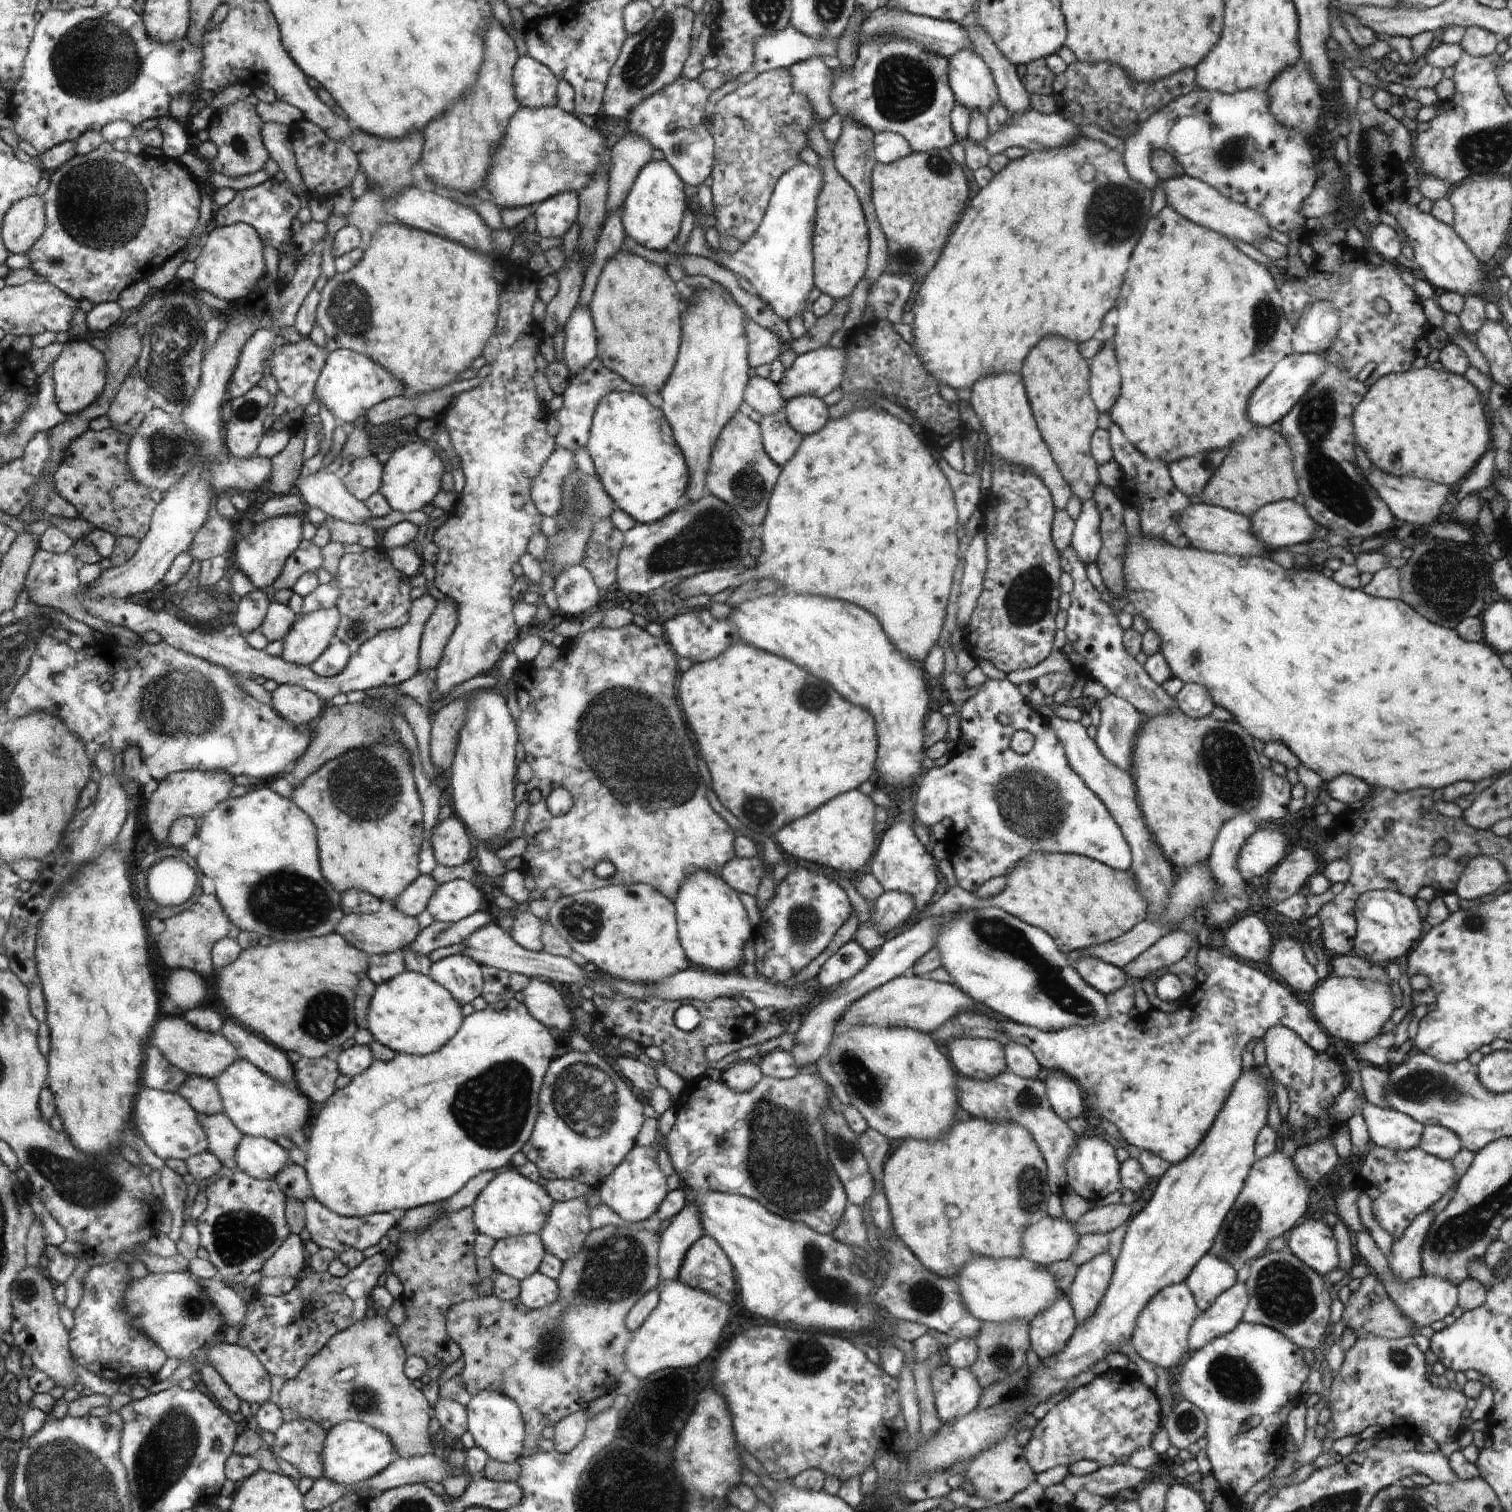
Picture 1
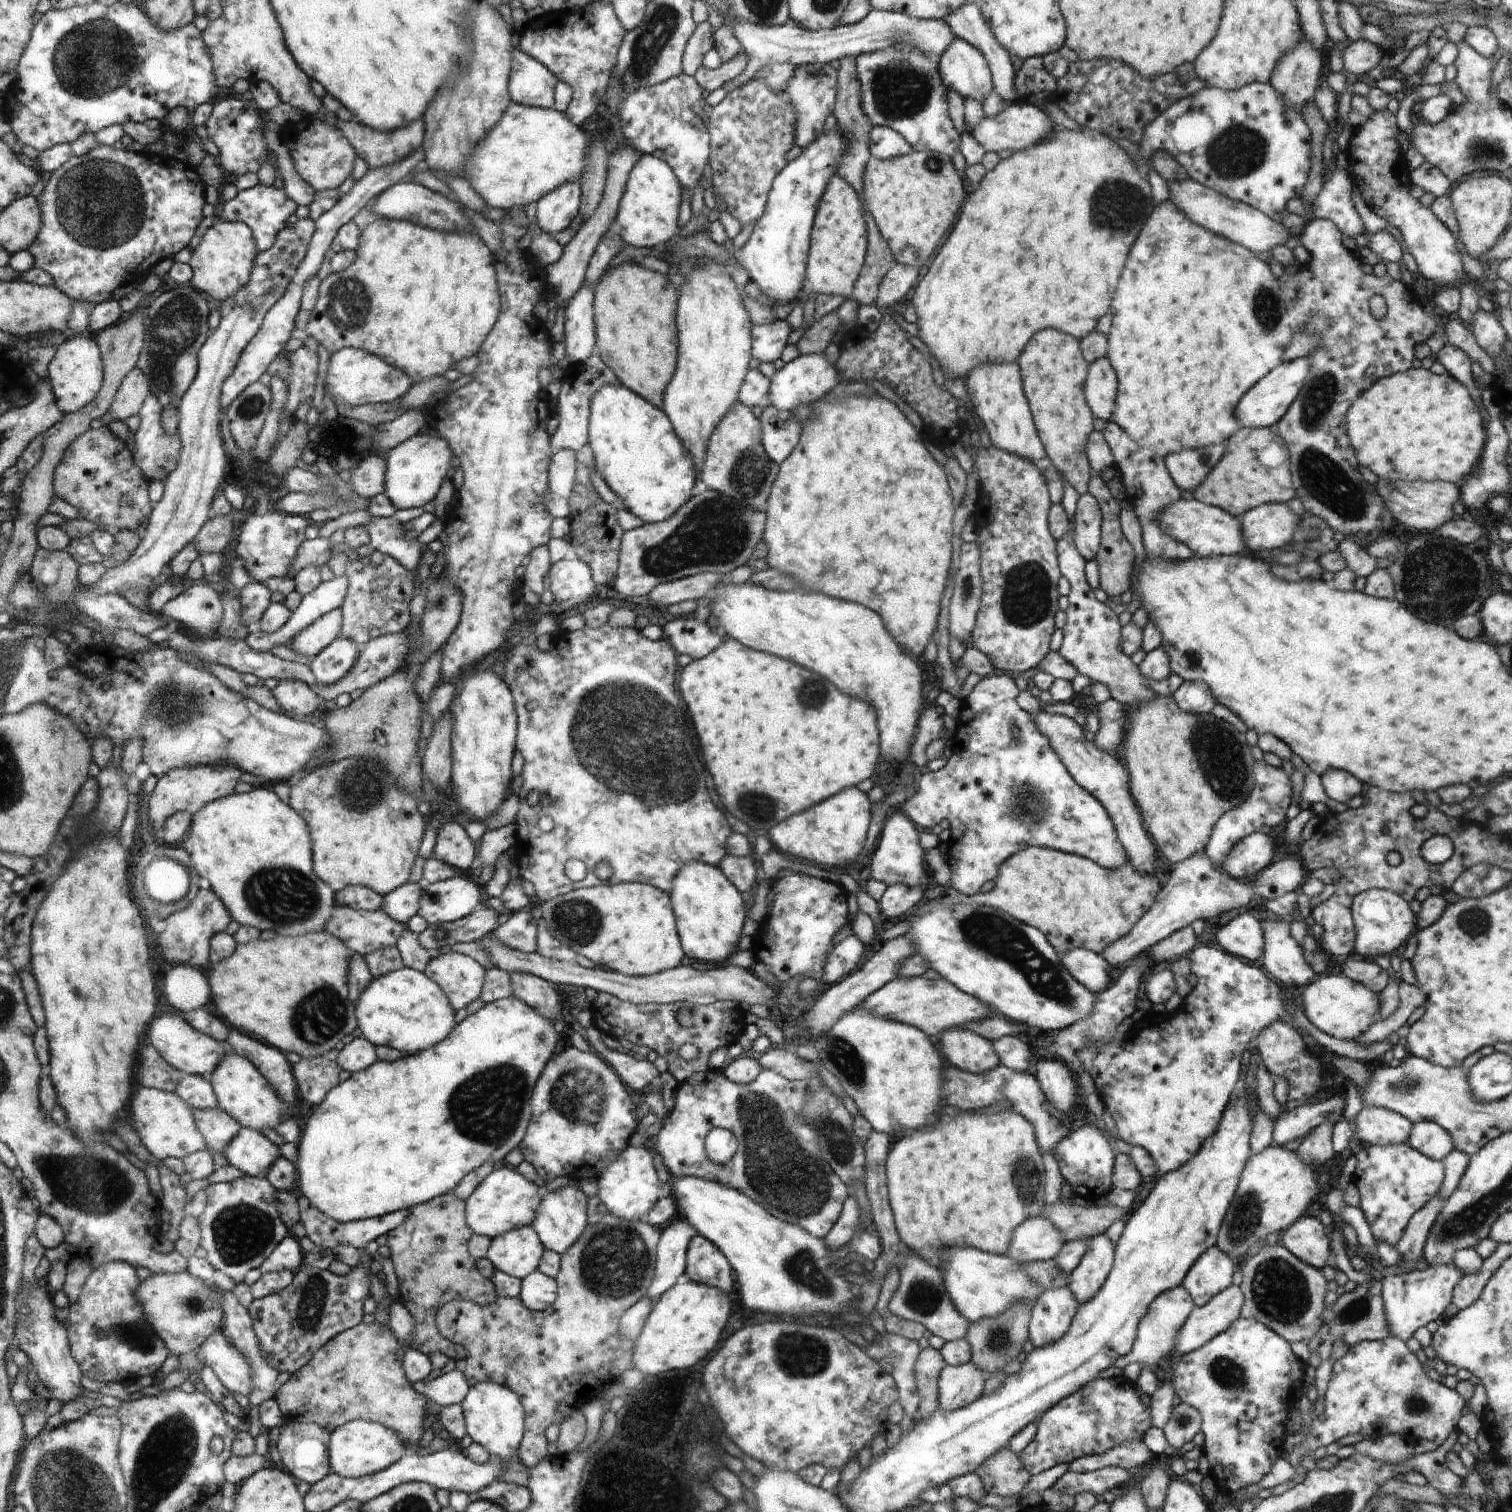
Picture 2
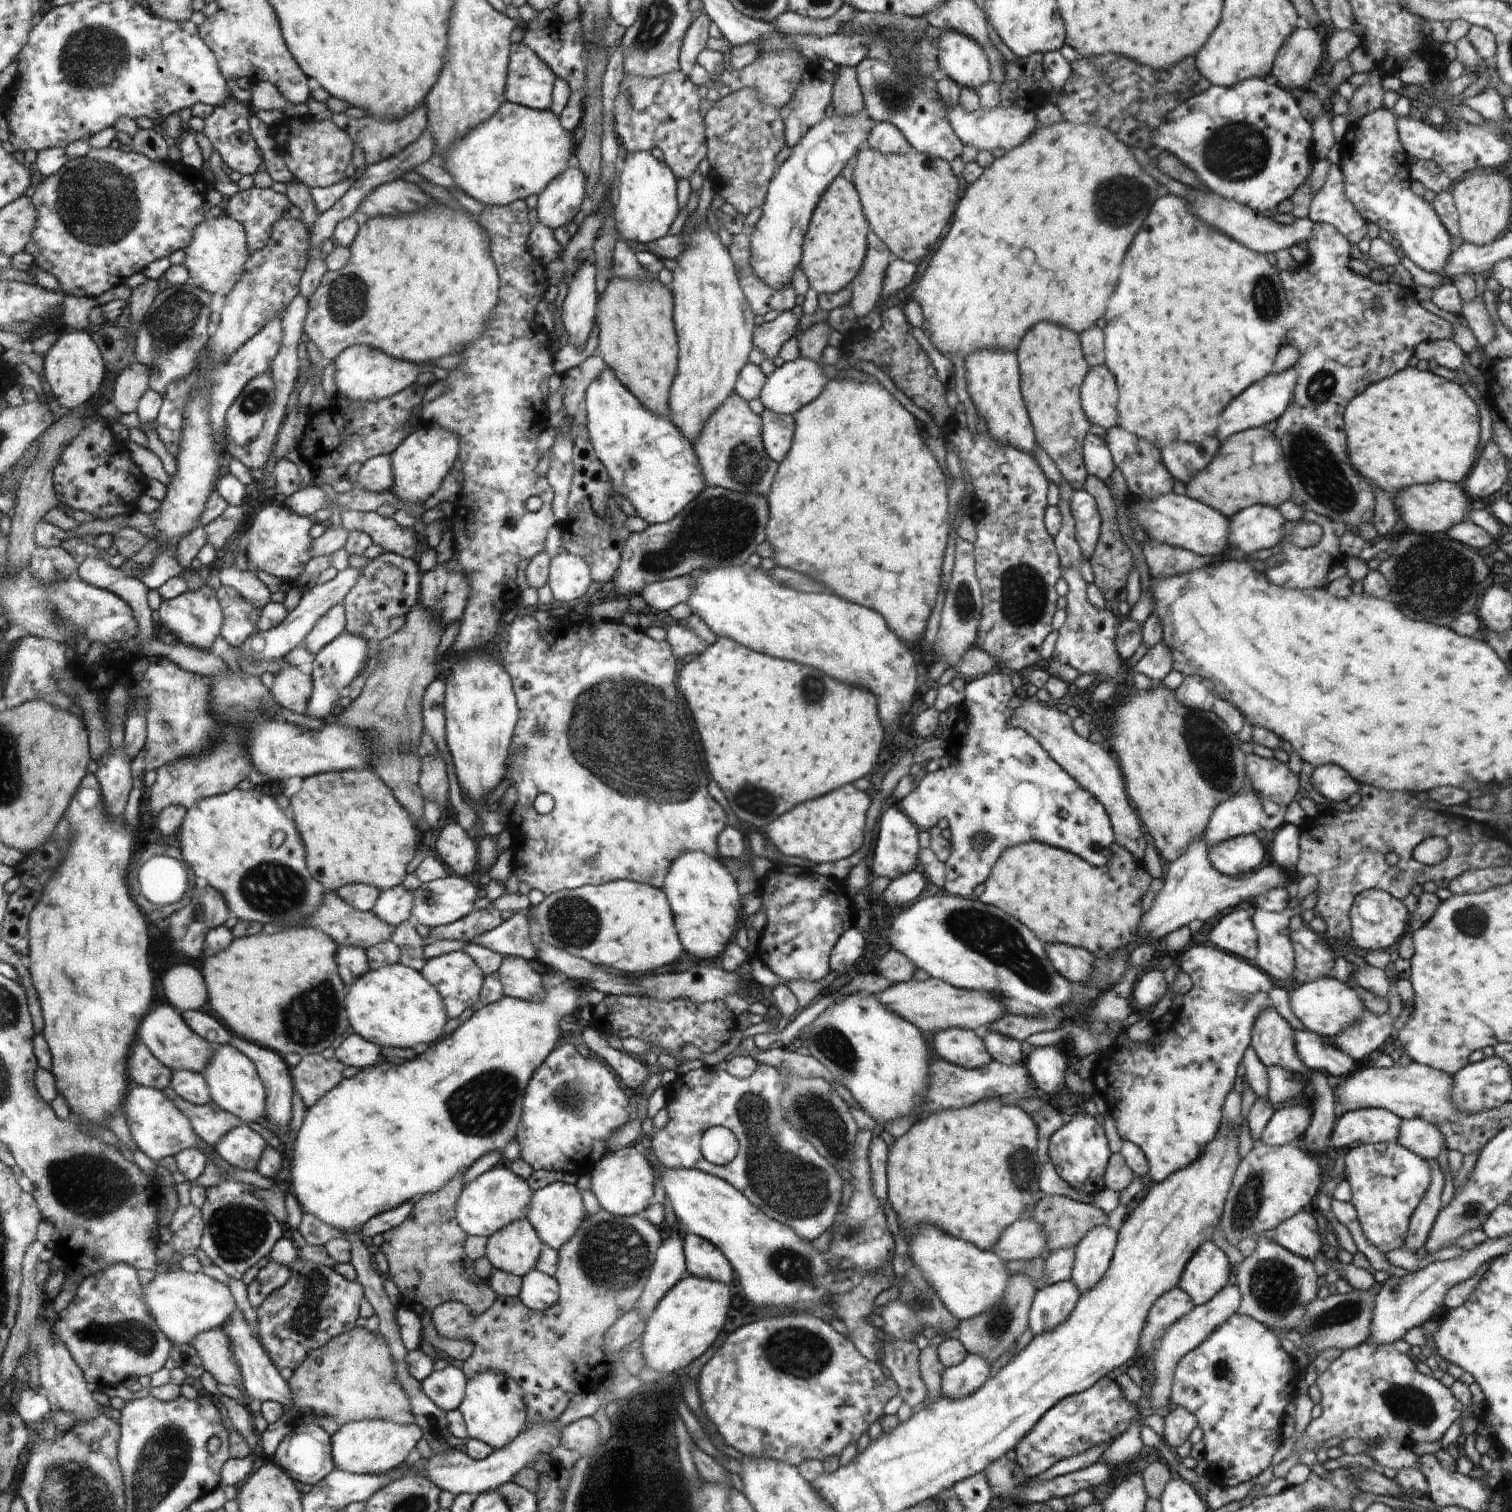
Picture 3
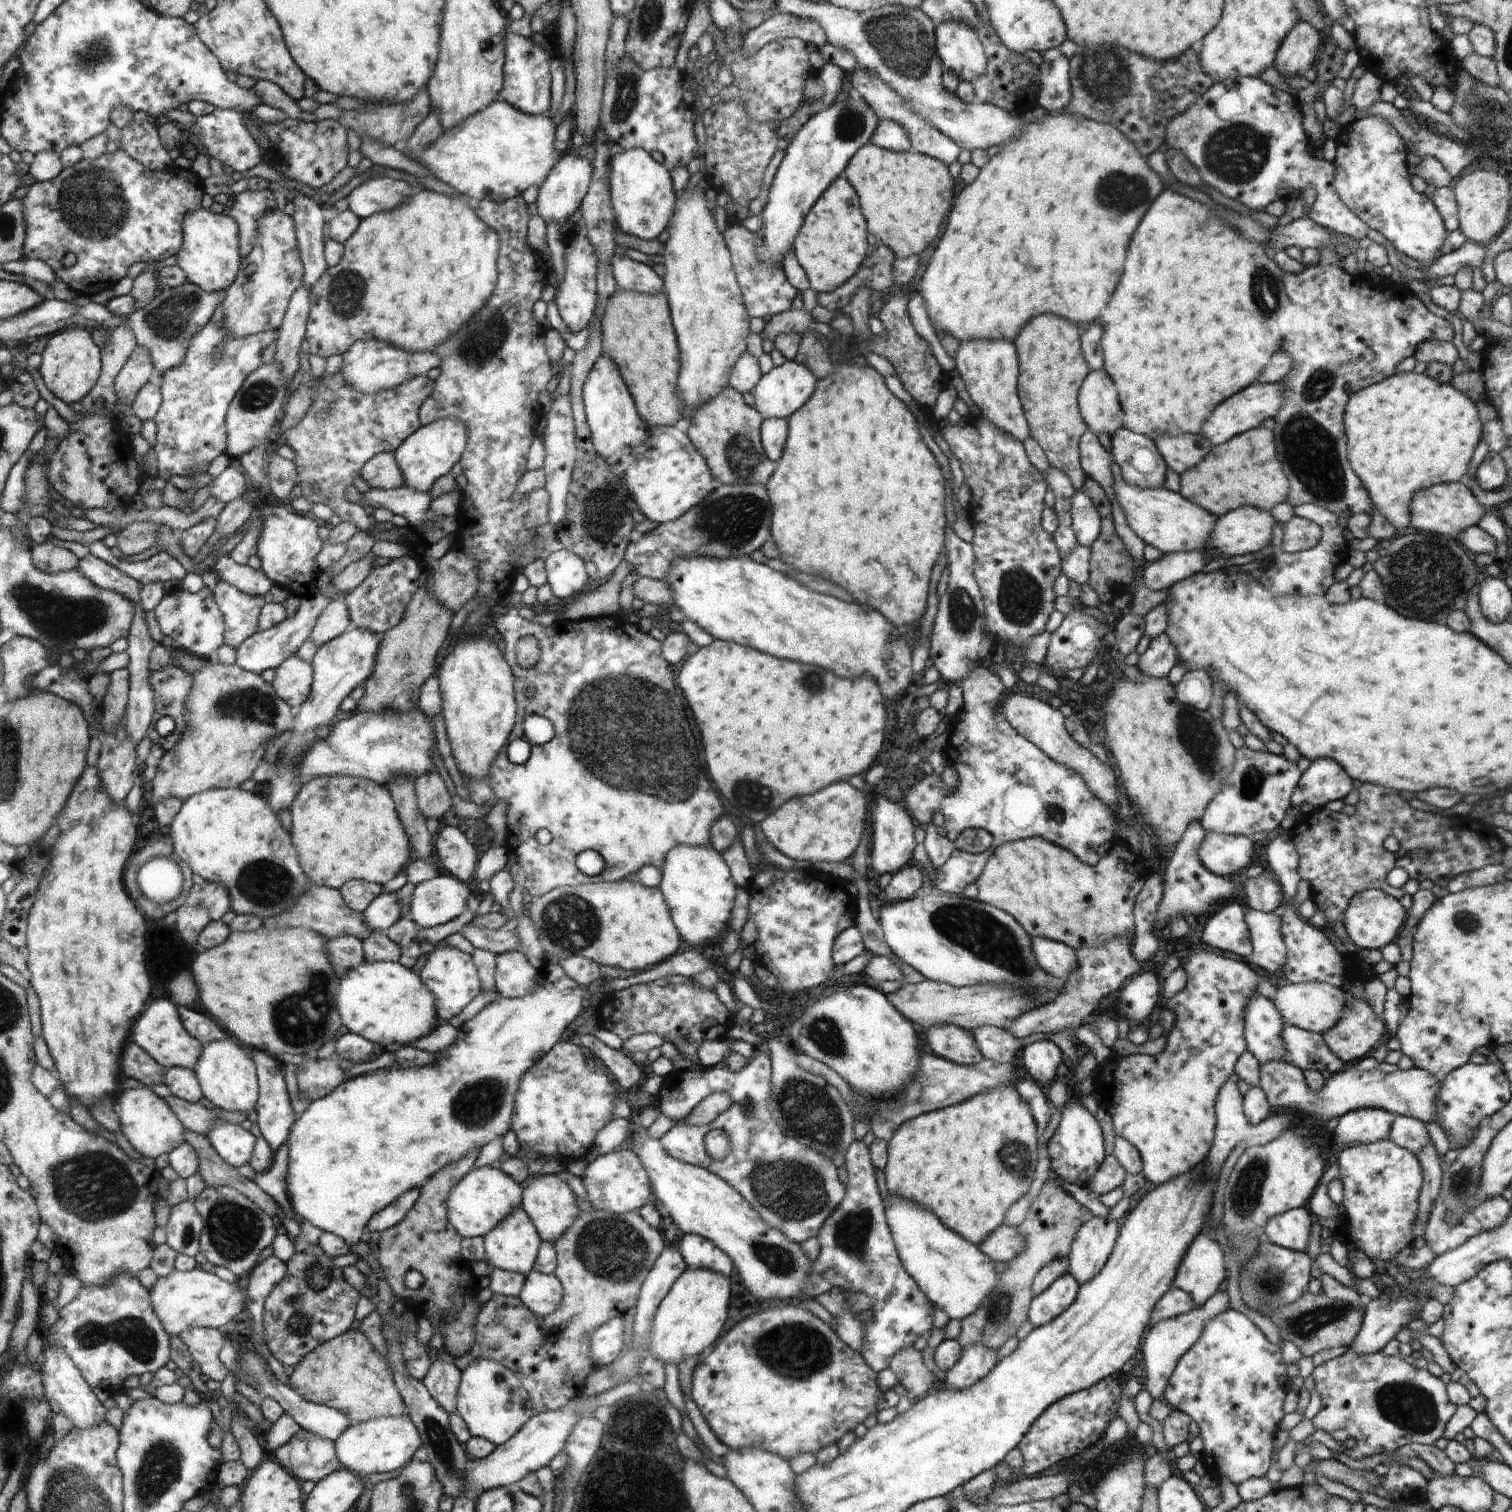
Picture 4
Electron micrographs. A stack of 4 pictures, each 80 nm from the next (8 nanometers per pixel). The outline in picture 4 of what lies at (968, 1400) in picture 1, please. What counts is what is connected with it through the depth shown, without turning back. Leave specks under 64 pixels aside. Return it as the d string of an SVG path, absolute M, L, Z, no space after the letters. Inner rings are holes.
M972 1344L962 1348L958 1362L945 1372L944 1384L952 1390L964 1390L978 1383L995 1368L998 1351L984 1344Z

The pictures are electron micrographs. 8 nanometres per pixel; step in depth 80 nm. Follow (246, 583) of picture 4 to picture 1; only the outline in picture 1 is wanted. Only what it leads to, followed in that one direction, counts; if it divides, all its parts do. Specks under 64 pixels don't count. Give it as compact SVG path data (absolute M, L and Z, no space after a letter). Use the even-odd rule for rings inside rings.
M255 589L237 603L233 623L245 635L259 628L269 609L270 602L266 593L262 589Z

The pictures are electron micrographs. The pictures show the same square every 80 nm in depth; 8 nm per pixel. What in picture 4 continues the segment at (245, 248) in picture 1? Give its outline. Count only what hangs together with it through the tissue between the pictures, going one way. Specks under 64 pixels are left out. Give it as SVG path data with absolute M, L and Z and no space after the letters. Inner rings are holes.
M208 208L190 212L183 223L183 248L176 257L176 264L186 274L189 283L206 292L226 291L235 283L242 267L236 222L230 216L212 214Z

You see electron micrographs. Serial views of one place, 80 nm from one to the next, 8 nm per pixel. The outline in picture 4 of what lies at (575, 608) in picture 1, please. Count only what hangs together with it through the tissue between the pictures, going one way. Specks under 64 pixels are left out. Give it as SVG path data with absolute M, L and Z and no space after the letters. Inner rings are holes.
M562 548L556 552L545 553L543 559L547 584L554 597L564 600L582 591L589 579L586 562L582 558Z

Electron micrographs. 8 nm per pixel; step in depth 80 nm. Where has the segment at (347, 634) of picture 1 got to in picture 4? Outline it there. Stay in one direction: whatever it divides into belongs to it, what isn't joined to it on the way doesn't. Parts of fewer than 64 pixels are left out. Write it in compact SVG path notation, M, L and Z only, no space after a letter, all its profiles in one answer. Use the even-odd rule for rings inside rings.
M408 555L394 558L384 566L375 566L364 578L364 582L350 591L344 599L348 609L351 610L351 627L376 632L378 638L381 638L402 620L404 608L418 588L420 573L418 562Z

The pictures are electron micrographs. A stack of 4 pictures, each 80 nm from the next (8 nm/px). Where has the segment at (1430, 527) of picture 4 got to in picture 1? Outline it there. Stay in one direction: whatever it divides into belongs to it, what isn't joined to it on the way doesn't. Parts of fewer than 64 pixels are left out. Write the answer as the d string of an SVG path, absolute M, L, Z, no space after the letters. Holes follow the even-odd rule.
M1371 466L1364 472L1368 484L1374 488L1377 495L1388 505L1394 518L1402 522L1412 522L1416 527L1424 526L1431 520L1436 520L1440 514L1440 508L1446 503L1446 497L1450 493L1448 485L1411 476L1396 476L1379 468Z

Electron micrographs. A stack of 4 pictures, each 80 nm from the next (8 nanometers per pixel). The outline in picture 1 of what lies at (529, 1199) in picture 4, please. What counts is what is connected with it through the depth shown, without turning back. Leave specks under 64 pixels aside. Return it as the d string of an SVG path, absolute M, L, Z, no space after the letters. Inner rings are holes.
M576 1197L571 1201L557 1202L552 1207L539 1235L546 1252L564 1262L582 1250L592 1229L586 1197Z

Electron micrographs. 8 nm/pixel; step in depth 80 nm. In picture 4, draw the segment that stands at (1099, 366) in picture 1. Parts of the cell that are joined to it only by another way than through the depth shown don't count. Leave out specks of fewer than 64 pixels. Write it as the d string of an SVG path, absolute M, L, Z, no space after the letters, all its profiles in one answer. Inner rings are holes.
M1104 370L1088 373L1079 388L1079 406L1081 417L1089 426L1089 430L1092 430L1096 436L1098 432L1104 432L1104 434L1112 436L1123 426L1123 412L1116 385Z

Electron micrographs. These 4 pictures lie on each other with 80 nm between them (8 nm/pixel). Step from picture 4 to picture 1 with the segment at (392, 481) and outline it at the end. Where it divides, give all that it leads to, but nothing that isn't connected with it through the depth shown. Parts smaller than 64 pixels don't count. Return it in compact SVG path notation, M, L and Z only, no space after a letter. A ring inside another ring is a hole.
M372 455L352 459L352 469L344 476L343 483L348 492L359 501L365 501L378 492L384 474L383 466Z

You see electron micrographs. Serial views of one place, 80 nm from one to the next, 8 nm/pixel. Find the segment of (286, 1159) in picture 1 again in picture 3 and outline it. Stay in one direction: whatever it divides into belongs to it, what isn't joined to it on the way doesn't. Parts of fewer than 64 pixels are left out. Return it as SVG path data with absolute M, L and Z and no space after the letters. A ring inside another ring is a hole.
M243 1124L235 1128L234 1131L230 1131L213 1149L216 1153L220 1154L228 1164L232 1164L235 1168L255 1171L260 1159L263 1159L263 1150L268 1146L270 1145L260 1133L250 1129L248 1124Z

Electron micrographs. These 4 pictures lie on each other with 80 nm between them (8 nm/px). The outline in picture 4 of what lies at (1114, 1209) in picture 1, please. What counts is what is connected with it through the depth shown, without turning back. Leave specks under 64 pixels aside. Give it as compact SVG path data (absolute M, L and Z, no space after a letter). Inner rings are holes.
M1052 1175L1042 1186L1038 1196L1034 1199L1025 1220L1016 1228L1026 1240L1026 1248L1014 1260L1008 1262L1007 1268L998 1274L996 1287L983 1304L970 1316L961 1320L961 1331L957 1341L962 1348L972 1344L984 1344L986 1348L998 1351L1027 1320L1032 1296L1032 1280L1036 1273L1050 1264L1052 1260L1067 1258L1072 1246L1072 1240L1078 1228L1090 1220L1093 1214L1081 1205L1071 1194L1059 1186L1059 1178Z

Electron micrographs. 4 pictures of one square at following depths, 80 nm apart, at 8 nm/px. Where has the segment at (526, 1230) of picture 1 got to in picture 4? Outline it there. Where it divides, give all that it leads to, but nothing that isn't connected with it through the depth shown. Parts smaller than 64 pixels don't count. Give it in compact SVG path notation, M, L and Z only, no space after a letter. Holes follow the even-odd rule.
M498 1166L472 1168L450 1188L450 1194L446 1200L448 1222L463 1238L483 1238L506 1216L510 1216L518 1206L522 1207L522 1205L522 1186Z

